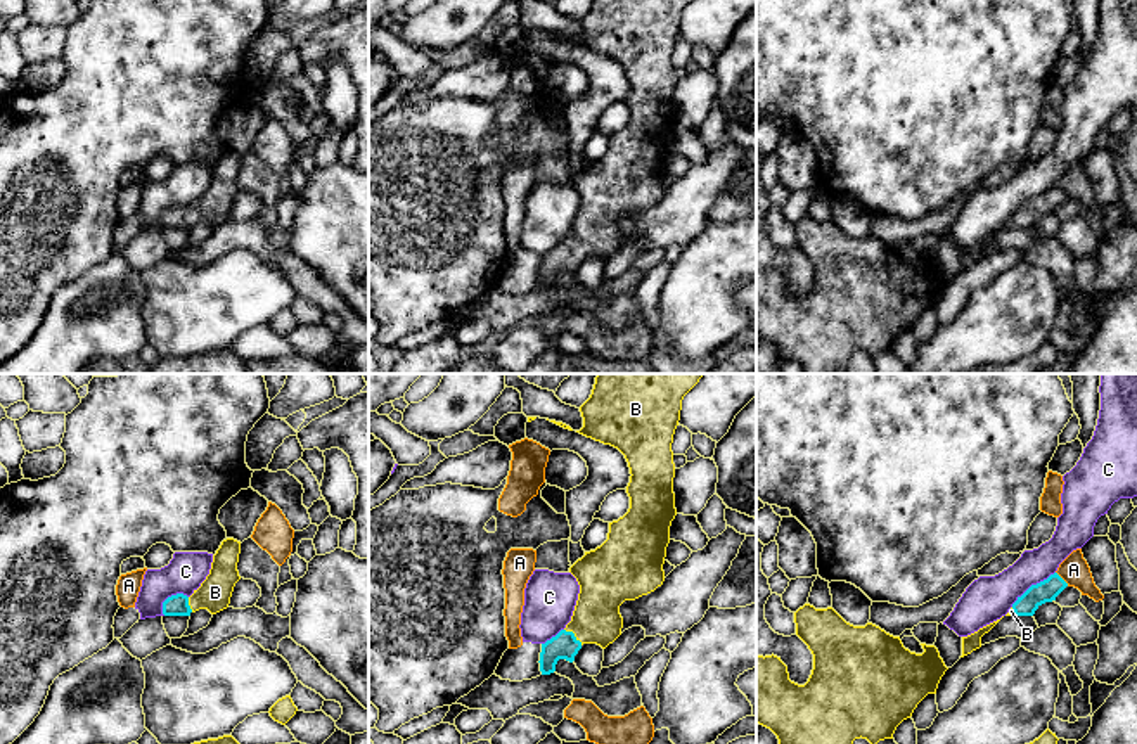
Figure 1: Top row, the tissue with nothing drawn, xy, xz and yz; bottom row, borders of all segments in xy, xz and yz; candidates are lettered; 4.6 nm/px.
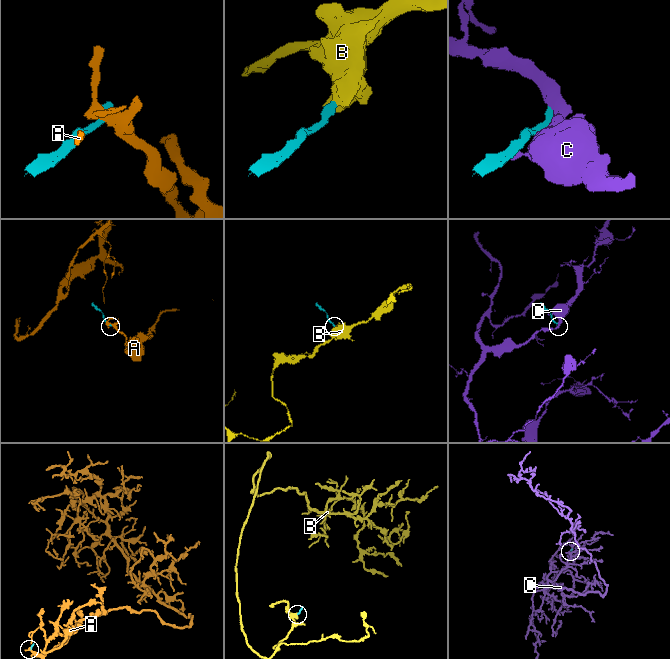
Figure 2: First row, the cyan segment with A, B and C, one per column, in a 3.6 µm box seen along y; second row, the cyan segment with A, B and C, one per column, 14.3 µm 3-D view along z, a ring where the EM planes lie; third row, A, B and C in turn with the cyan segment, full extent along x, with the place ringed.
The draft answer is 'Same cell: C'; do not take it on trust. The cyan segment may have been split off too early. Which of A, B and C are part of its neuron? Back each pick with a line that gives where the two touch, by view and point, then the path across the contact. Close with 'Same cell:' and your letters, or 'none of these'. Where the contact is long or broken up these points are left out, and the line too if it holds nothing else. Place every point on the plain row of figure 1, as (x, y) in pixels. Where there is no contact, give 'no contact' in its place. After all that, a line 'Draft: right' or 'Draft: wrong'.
B: xz (573, 248) | across xz (565, 258), (573, 248), (596, 232)
Same cell: B
Draft: wrong

